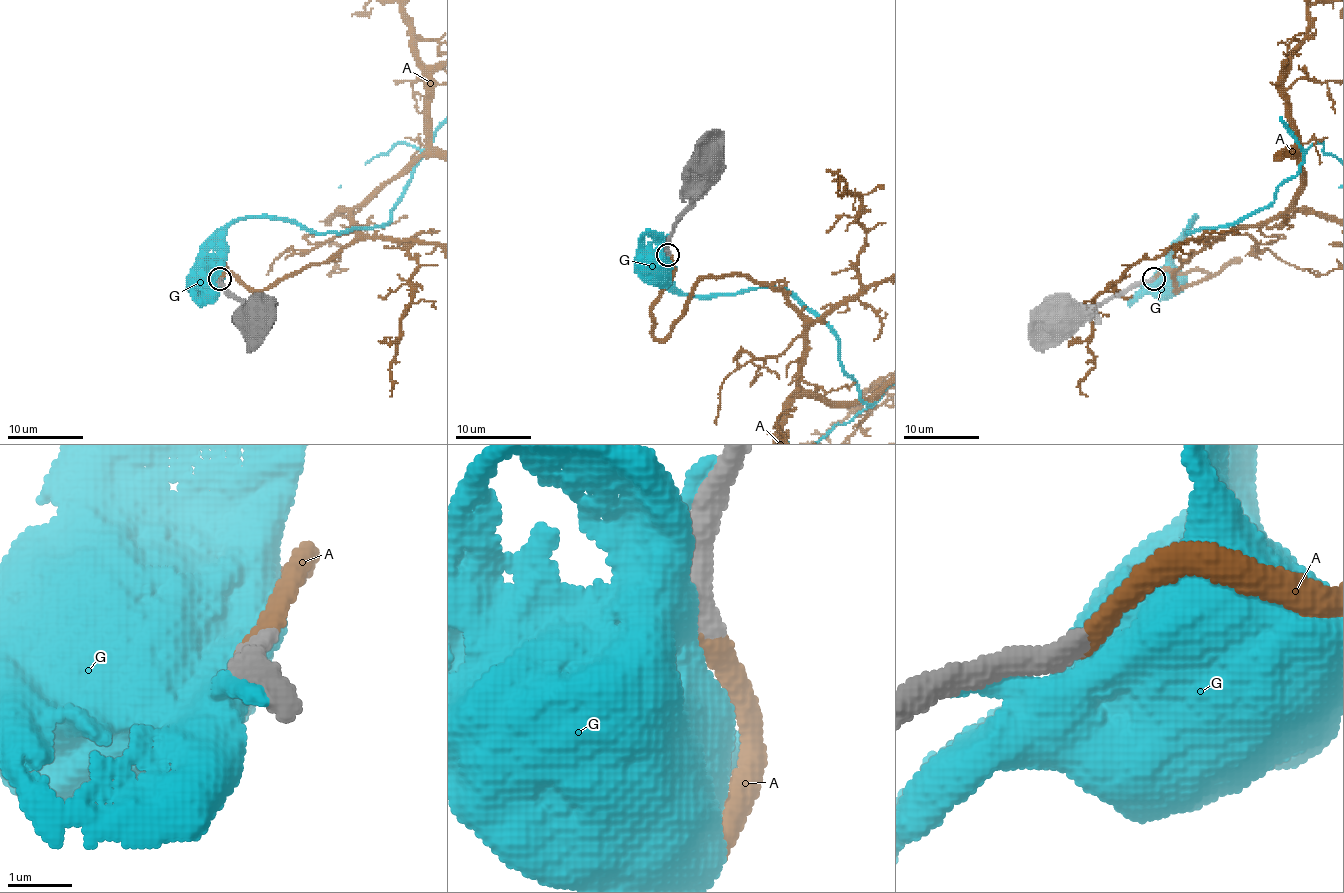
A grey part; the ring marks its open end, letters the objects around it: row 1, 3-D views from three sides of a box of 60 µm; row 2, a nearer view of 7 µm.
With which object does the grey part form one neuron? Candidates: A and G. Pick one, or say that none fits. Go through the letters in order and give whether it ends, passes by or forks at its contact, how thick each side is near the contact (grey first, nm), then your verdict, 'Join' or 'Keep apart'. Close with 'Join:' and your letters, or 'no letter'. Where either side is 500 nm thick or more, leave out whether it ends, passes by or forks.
A: It ends there. Thickness 440 nm (grey) against 280 nm. Join
G: It passes by. Thickness 400 nm (grey) against 360 nm. Keep apart
Join: A

